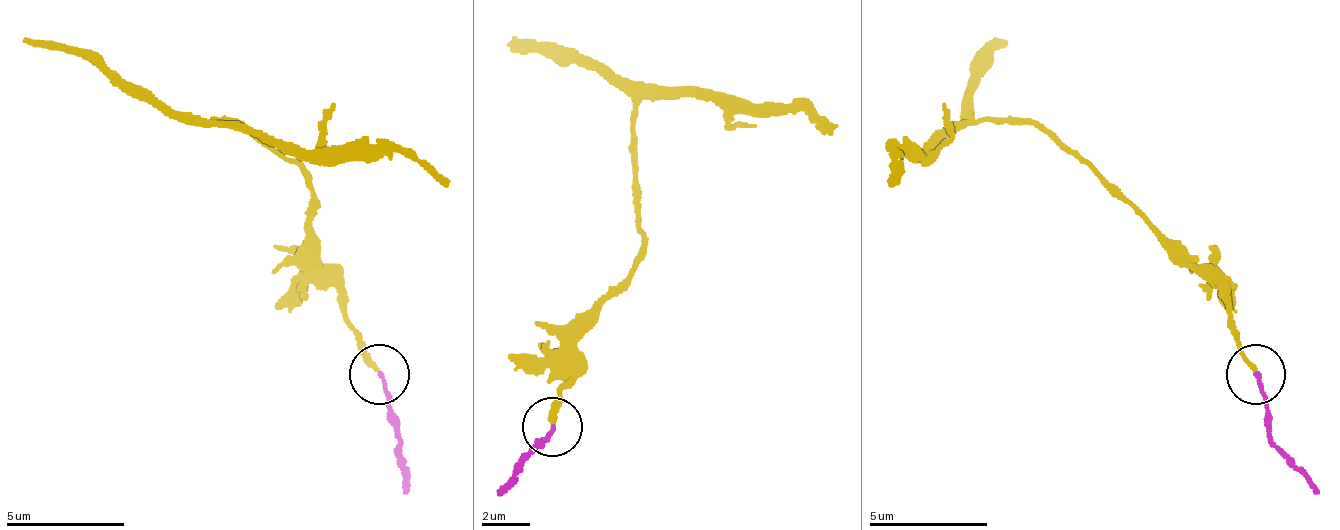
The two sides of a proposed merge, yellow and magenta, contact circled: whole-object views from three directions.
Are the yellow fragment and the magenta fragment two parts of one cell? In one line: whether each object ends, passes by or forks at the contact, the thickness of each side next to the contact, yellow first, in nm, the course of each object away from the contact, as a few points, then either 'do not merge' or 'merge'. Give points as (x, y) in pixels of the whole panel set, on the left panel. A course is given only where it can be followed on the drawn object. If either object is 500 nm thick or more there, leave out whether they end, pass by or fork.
yellow ends; magenta ends; calibres 170 and 160 nm; course yellow (378, 370), (302, 227), (311, 197), (295, 161), (237, 125), (214, 119), (303, 149), (405, 149), (450, 185); course magenta (378, 376), (397, 441), (407, 495); merge

